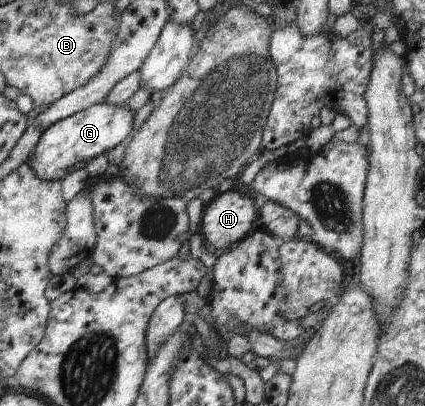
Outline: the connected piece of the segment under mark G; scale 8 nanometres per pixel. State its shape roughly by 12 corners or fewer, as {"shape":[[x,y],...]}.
{"shape":[[100,103],[43,131],[27,164],[63,180],[130,137],[135,114]]}

